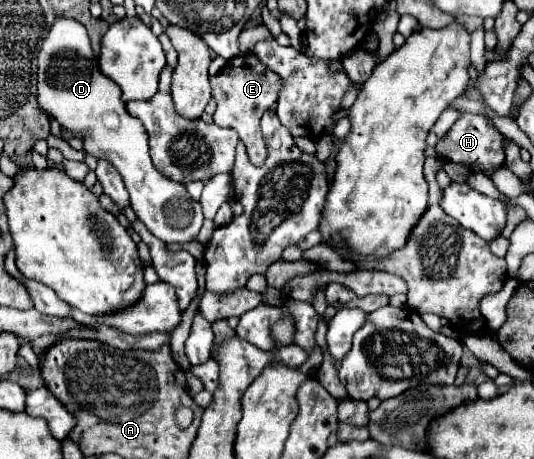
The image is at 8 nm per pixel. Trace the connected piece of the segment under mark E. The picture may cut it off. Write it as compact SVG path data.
M246 53L246 55L238 55L236 59L228 61L226 67L218 75L210 77L210 85L212 85L212 97L218 103L216 113L214 113L214 123L220 127L236 129L240 139L246 145L250 163L256 167L262 167L268 153L266 153L262 131L260 131L260 117L280 97L284 79L276 75L274 71L270 71L270 67L266 67L254 53Z

